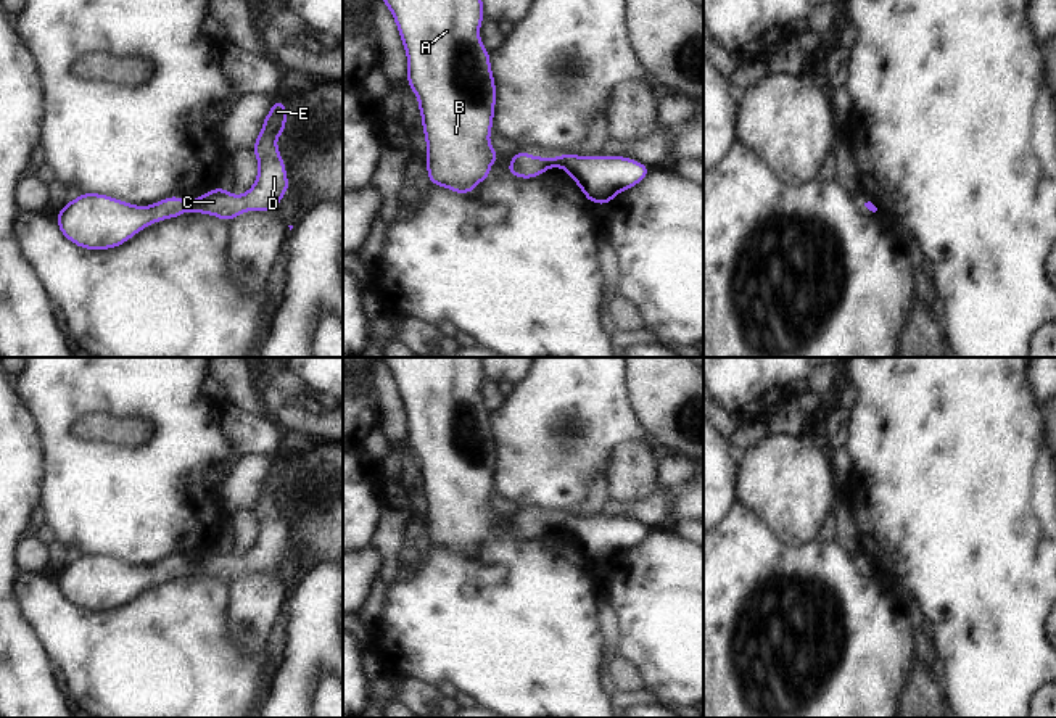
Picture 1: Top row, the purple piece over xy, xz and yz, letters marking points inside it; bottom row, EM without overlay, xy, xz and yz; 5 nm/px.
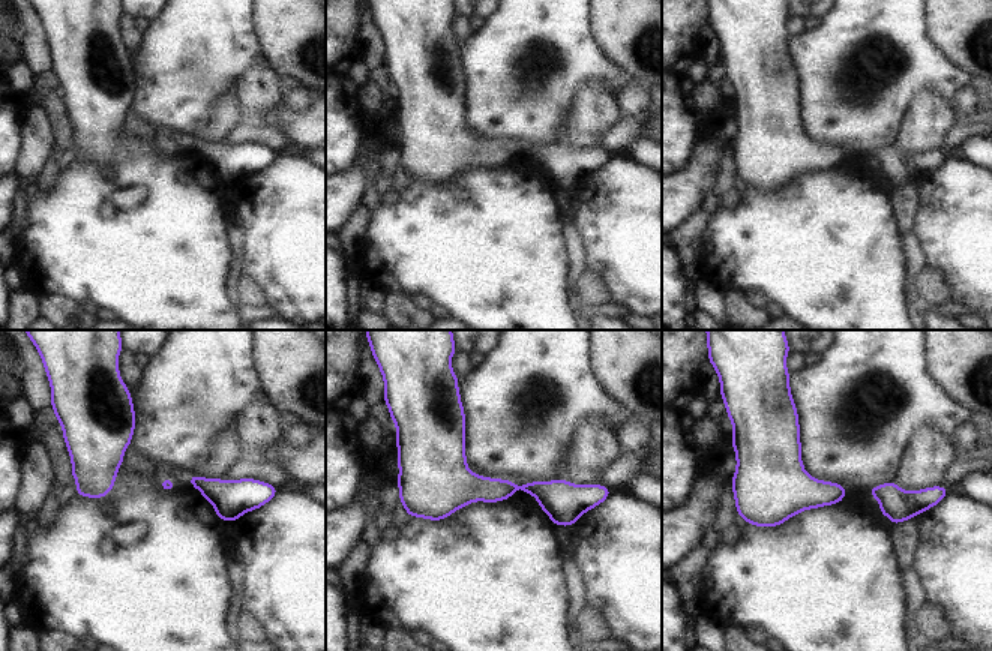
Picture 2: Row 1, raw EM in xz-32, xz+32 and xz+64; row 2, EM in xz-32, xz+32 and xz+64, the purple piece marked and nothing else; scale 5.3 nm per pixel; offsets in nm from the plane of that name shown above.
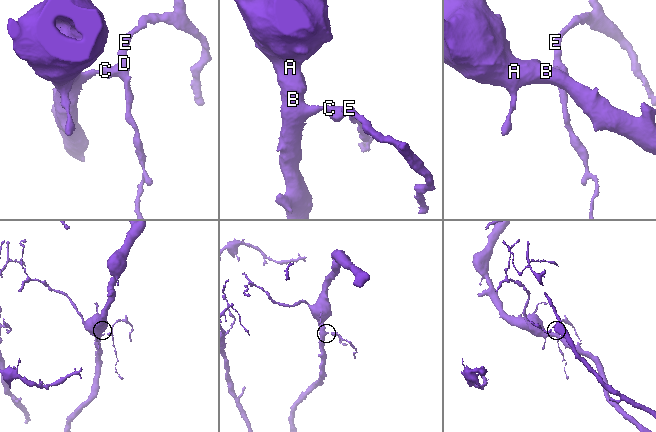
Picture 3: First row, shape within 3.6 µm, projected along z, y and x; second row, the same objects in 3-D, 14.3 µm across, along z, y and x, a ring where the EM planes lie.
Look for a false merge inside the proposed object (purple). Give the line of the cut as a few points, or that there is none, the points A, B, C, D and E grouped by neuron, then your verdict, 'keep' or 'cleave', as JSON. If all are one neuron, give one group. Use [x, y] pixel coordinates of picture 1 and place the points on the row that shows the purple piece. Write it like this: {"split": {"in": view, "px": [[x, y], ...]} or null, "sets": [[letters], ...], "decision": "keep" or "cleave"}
{"split": null, "sets": [["A", "B", "C", "D", "E"]], "decision": "keep"}

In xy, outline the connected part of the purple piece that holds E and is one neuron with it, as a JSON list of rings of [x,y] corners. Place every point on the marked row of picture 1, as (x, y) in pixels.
[[[274,98],[274,105],[264,119],[261,134],[253,145],[254,156],[259,161],[258,177],[254,185],[245,195],[237,196],[219,187],[216,190],[209,190],[193,201],[184,201],[180,196],[169,196],[156,201],[151,206],[134,206],[113,196],[82,193],[79,198],[69,201],[60,209],[60,214],[56,216],[58,227],[69,241],[79,245],[80,248],[108,250],[130,240],[138,230],[158,221],[177,217],[187,209],[192,213],[217,216],[227,222],[245,211],[277,211],[278,201],[285,192],[290,190],[287,169],[275,143],[275,138],[282,135],[285,129],[288,129],[285,126],[285,119],[285,103]]]

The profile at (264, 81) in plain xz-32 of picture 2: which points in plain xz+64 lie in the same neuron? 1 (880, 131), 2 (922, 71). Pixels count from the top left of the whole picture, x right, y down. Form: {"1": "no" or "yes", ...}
{"1": "no", "2": "no"}

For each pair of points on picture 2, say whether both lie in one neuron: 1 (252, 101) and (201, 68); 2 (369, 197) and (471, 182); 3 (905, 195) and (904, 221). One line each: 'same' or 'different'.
1: different
2: different
3: same

